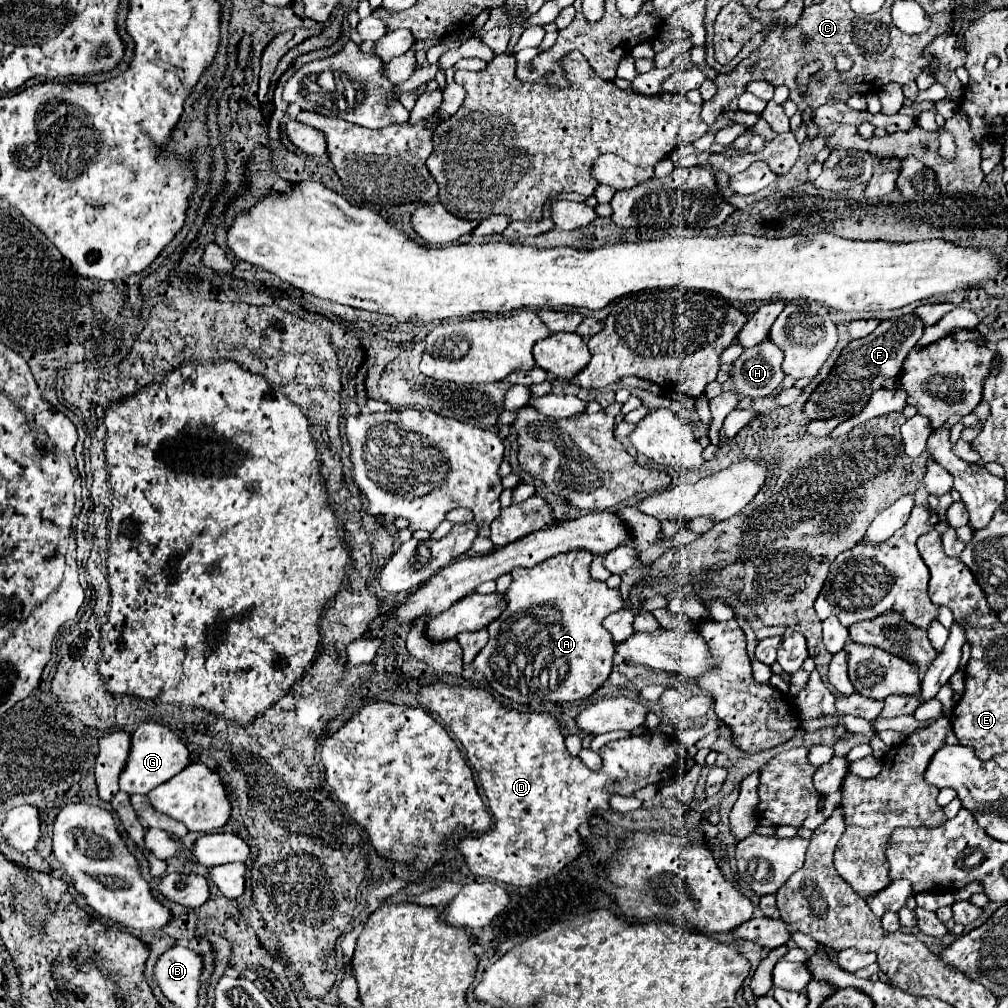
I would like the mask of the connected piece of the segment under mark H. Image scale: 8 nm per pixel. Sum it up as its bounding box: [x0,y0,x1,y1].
[729,341,785,397]

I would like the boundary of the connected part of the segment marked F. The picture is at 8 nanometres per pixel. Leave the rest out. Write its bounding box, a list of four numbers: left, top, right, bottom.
[803,313,925,421]

